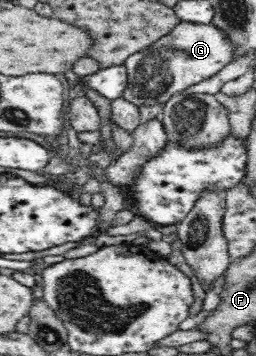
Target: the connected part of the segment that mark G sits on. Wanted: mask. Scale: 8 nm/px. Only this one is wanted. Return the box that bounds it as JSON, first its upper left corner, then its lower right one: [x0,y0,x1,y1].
[122,21,237,107]

